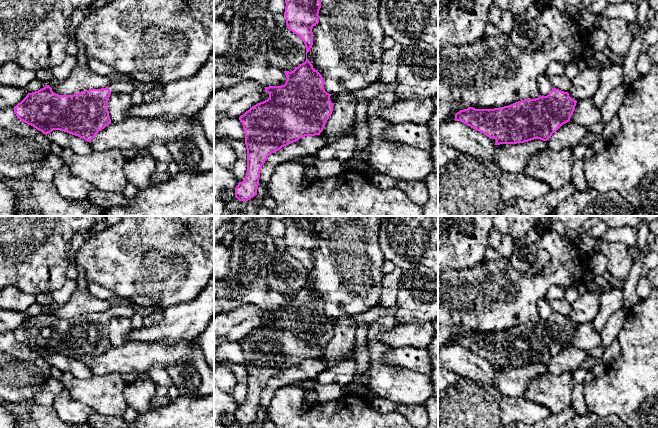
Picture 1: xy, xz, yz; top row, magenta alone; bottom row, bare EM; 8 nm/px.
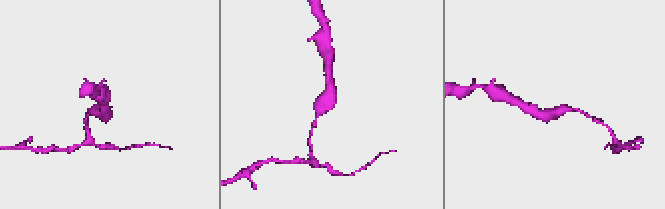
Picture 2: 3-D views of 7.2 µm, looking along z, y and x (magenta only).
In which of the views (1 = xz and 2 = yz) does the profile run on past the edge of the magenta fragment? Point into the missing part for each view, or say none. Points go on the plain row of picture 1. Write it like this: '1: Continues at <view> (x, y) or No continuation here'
1: No continuation here
2: No continuation here

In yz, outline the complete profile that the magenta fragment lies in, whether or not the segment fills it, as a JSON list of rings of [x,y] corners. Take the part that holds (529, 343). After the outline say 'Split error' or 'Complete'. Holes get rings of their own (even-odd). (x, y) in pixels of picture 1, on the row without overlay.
[[[552,312],[547,320],[539,319],[538,322],[524,323],[500,332],[468,331],[457,336],[454,344],[461,345],[490,363],[495,363],[495,369],[524,367],[534,363],[547,365],[563,348],[570,345],[576,327],[568,316]]]. Complete

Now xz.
[[[285,216],[283,221],[286,227],[284,236],[286,250],[304,266],[306,285],[291,296],[284,295],[287,302],[285,308],[265,311],[269,322],[252,330],[239,341],[243,349],[247,373],[246,400],[235,412],[235,421],[239,425],[248,425],[257,419],[260,394],[270,378],[302,361],[320,359],[333,335],[331,318],[324,313],[322,299],[307,283],[307,277],[313,269],[312,252],[319,247],[320,216]]]. Complete

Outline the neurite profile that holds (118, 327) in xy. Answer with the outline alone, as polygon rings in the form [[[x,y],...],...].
[[[113,316],[108,323],[108,335],[111,347],[119,347],[126,343],[128,333],[132,329],[130,318]]]

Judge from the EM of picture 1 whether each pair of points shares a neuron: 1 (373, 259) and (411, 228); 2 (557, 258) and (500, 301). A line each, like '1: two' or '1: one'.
1: two
2: one

